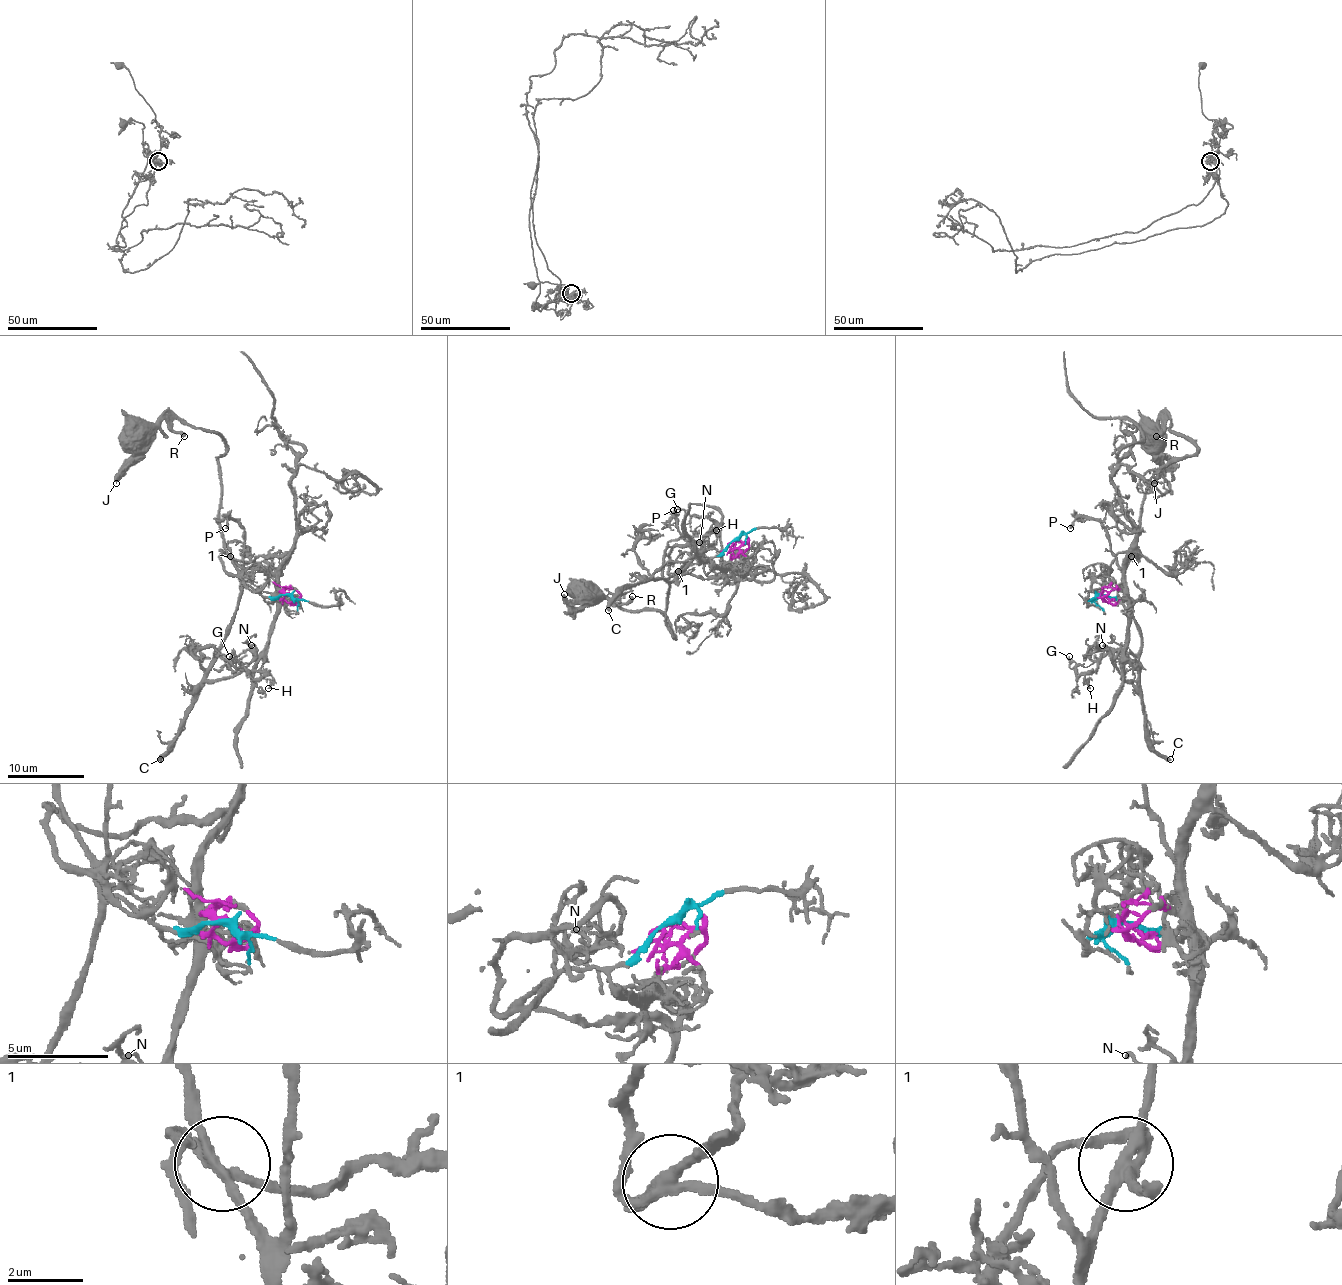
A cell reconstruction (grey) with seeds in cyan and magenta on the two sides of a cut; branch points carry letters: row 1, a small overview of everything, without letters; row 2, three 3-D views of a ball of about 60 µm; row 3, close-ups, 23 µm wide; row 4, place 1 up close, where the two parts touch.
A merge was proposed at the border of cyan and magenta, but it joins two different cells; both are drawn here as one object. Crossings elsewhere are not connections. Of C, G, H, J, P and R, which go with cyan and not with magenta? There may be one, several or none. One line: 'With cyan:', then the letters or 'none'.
With cyan: C, G, H, J, P, R

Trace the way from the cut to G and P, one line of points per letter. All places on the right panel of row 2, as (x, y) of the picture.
G: (1100, 595), (1117, 596), (1119, 585), (1140, 635), (1140, 650), (1109, 650), (1096, 669), (1077, 679), (1069, 656)
P: (1100, 595), (1117, 596), (1121, 581), (1117, 556), (1106, 529), (1090, 518), (1077, 518), (1069, 527)

